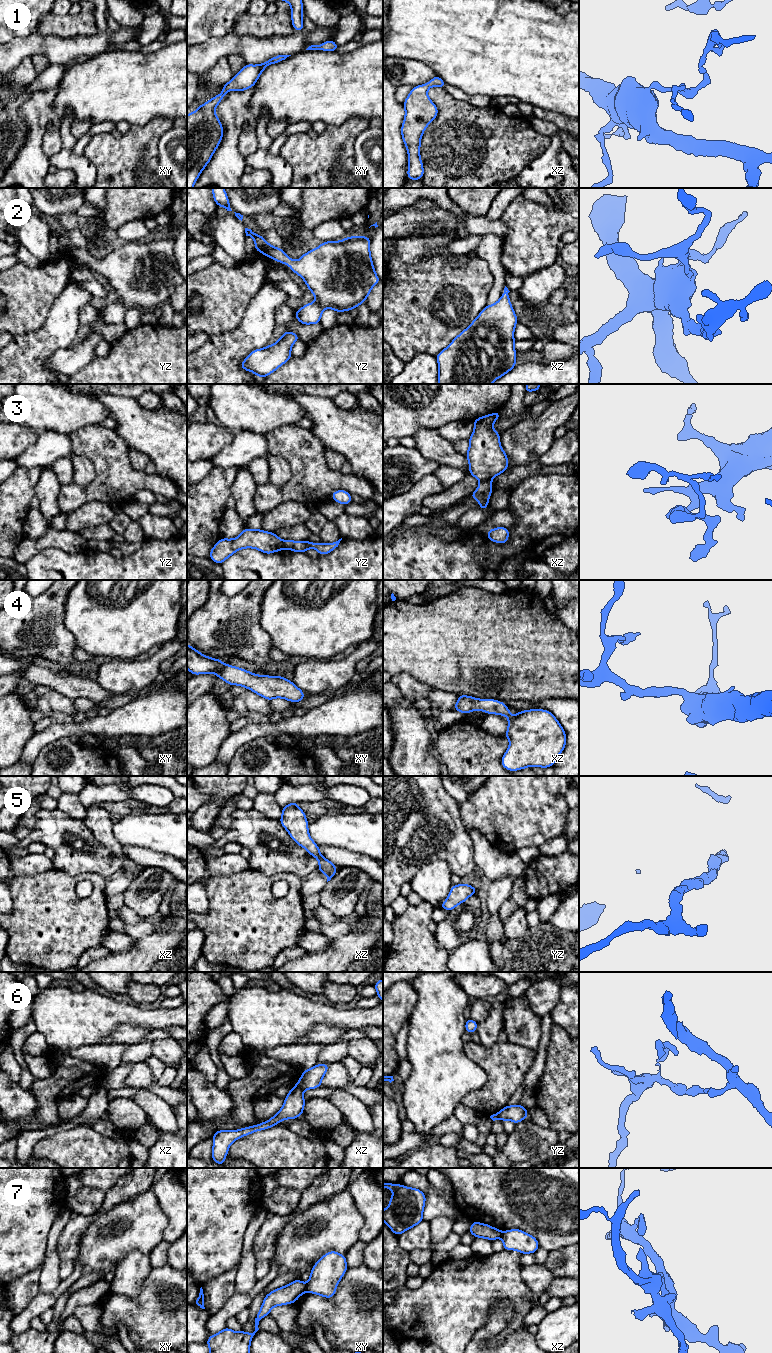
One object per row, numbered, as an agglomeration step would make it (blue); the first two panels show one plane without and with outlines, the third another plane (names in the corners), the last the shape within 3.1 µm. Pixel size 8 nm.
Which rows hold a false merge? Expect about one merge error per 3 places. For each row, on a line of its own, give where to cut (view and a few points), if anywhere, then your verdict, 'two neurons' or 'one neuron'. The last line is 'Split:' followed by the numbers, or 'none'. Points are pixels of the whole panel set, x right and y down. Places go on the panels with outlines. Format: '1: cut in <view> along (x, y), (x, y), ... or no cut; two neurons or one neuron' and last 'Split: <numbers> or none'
1: no cut; one neuron
2: no cut; one neuron
3: cut in xz along (489, 479), (481, 481); two neurons
4: no cut; one neuron
5: no cut; one neuron
6: cut in xz along (296, 1085), (303, 1090); two neurons
7: cut in xy along (307, 1284), (305, 1291); two neurons
Split: 3, 6, 7

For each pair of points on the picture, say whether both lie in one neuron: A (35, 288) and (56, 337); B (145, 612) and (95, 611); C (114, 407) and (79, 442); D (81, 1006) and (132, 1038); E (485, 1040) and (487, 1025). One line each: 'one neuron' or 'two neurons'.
A: two neurons
B: one neuron
C: two neurons
D: two neurons
E: one neuron

